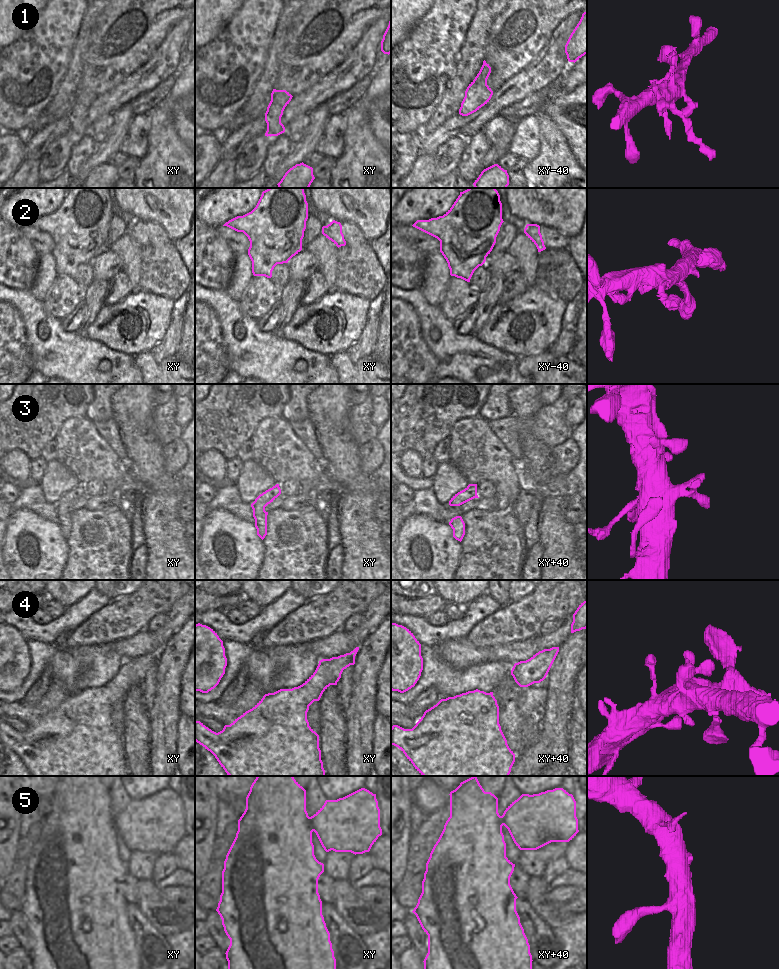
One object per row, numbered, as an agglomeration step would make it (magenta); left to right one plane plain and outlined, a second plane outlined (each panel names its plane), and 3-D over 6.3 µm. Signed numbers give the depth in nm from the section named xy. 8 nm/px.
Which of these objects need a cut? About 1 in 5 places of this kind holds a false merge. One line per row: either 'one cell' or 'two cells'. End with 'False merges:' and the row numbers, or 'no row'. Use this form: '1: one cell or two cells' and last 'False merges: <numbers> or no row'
1: one cell
2: one cell
3: one cell
4: one cell
5: one cell
False merges: no row

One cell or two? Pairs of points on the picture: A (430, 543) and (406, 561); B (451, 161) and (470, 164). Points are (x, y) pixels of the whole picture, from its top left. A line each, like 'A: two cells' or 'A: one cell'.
A: one cell
B: two cells

